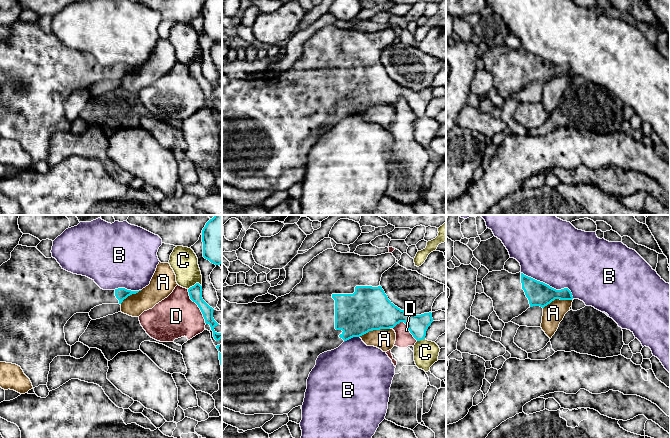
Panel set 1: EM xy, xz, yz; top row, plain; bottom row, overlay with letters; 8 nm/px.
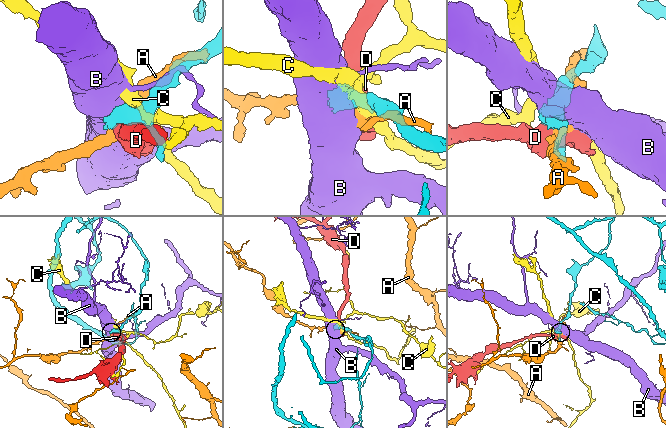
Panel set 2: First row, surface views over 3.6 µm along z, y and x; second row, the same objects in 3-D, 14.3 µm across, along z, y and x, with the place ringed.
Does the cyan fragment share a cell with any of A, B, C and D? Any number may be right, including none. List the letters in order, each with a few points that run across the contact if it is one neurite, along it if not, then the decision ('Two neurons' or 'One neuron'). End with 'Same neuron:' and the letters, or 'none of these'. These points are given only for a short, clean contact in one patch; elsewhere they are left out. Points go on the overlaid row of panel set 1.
A: Two neurons
B: Two neurons
C: Two neurons
D: Two neurons
Same neuron: none of these

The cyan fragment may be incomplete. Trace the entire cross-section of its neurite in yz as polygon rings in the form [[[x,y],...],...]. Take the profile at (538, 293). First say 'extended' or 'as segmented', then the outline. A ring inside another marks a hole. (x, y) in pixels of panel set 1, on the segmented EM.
extended; [[[506,270],[489,272],[482,280],[484,293],[493,301],[494,311],[504,323],[511,322],[528,308],[544,308],[555,299],[574,300],[568,288],[556,290],[524,275]]]

